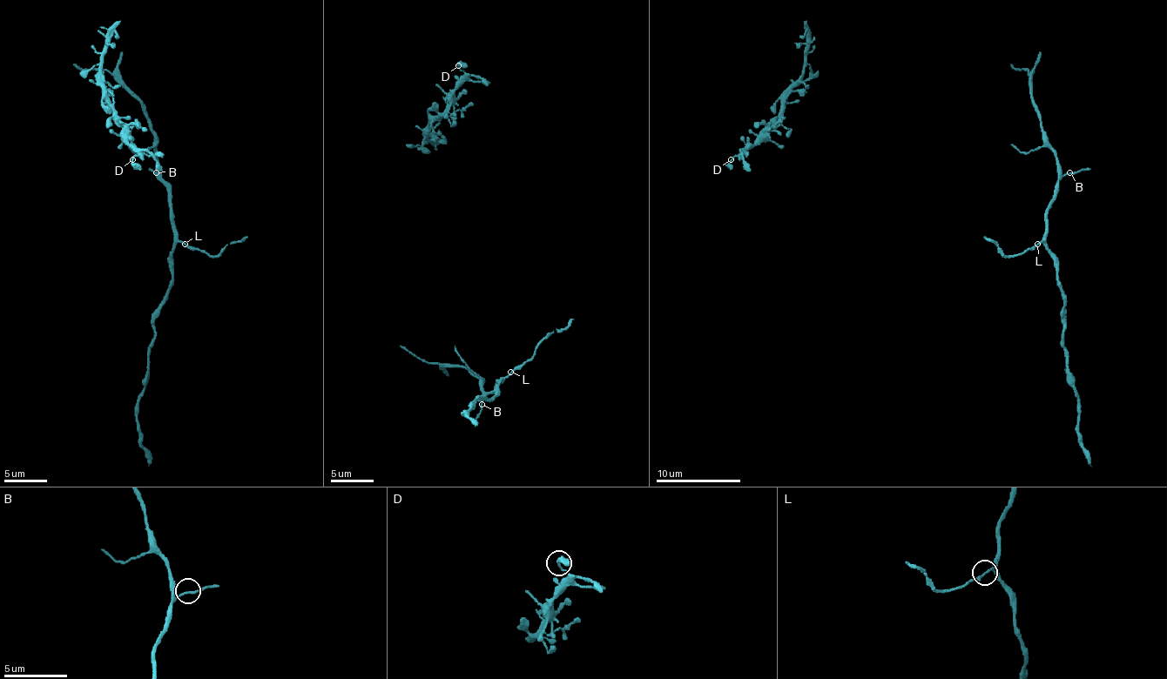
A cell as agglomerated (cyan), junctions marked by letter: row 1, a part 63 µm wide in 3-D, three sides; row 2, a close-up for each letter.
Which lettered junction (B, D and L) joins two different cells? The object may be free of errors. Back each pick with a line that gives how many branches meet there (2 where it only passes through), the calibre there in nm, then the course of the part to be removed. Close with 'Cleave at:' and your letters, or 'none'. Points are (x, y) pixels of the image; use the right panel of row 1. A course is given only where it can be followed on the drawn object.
Cleave at: none

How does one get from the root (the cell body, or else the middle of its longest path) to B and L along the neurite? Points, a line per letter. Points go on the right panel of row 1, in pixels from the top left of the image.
B: (1031, 98), (1037, 109), (1042, 130), (1046, 134), (1046, 144), (1055, 153), (1059, 171), (1063, 174), (1069, 172)
L: (1031, 98), (1059, 171), (1059, 185), (1046, 215), (1046, 236), (1037, 245)

